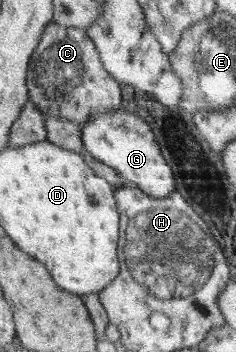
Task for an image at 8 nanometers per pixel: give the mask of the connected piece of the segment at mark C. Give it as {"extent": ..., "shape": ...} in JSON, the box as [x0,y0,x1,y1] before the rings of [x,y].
{"extent":[29,22,122,124],"shape":[[[51,22],[42,33],[42,42],[33,53],[29,67],[30,100],[43,114],[67,117],[81,124],[95,113],[115,113],[122,108],[119,81],[104,66],[95,39],[85,28]]]}

